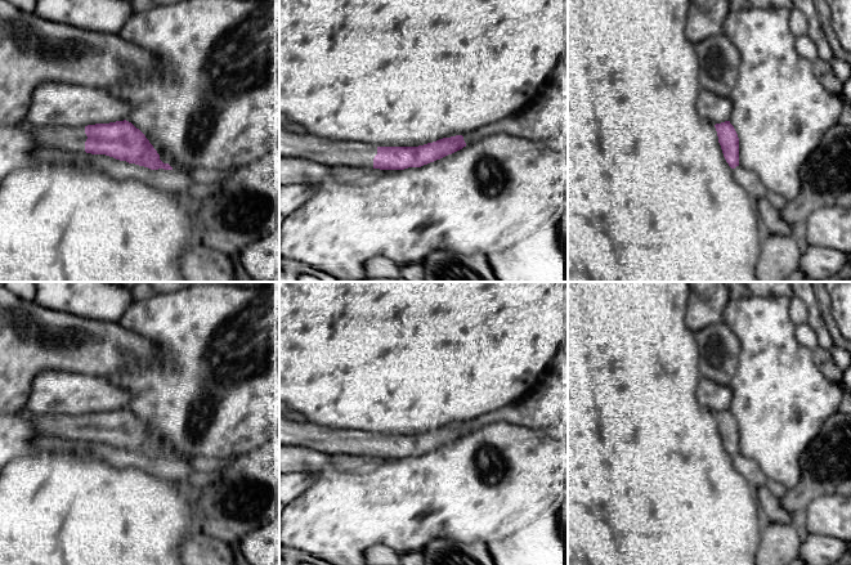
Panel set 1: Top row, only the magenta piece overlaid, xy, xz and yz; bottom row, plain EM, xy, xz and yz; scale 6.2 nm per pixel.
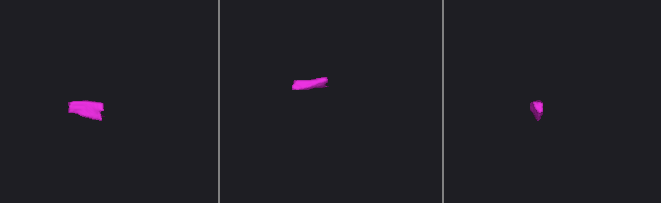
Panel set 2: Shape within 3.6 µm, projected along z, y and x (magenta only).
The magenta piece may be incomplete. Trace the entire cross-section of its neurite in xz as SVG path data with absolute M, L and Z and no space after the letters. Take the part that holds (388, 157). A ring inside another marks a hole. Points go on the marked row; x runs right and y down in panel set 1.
M279 126L279 157L300 157L312 160L326 166L368 167L380 170L404 170L408 167L421 167L482 138L479 133L443 138L433 143L418 147L377 147L373 144L327 140L310 134L296 134Z

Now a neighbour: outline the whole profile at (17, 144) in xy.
M24 124L0 126L0 183L15 170L44 166L33 157L39 147Z

